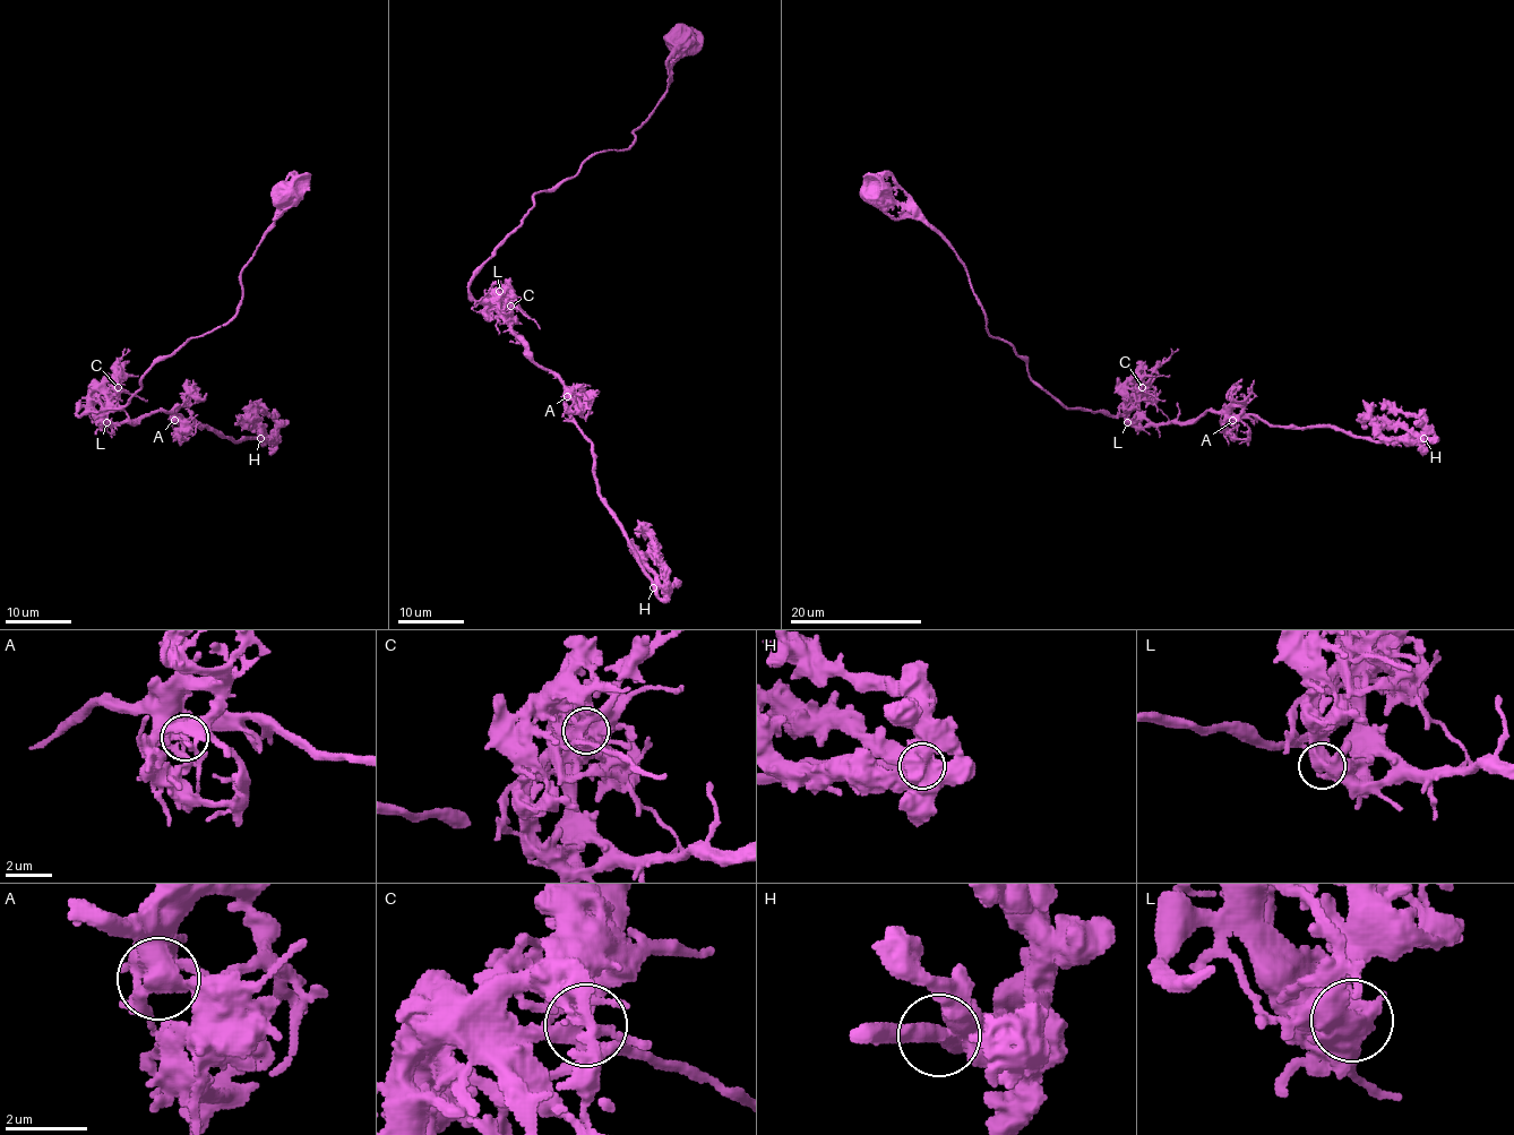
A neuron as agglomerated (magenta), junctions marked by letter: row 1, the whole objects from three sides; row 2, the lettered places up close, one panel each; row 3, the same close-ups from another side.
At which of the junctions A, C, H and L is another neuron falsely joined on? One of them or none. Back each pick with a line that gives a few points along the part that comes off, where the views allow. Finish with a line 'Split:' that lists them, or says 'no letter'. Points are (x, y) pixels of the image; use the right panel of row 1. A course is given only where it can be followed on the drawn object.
Split: no letter

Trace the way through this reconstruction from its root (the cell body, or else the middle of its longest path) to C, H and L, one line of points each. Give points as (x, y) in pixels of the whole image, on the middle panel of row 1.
C: (677, 40), (667, 92), (634, 142), (536, 192), (471, 282), (476, 300), (510, 306)
H: (677, 40), (667, 92), (634, 142), (536, 192), (470, 284), (564, 387), (596, 493), (654, 587)
L: (677, 40), (667, 92), (634, 142), (593, 155), (573, 175), (536, 192), (470, 284), (478, 301), (499, 291)

